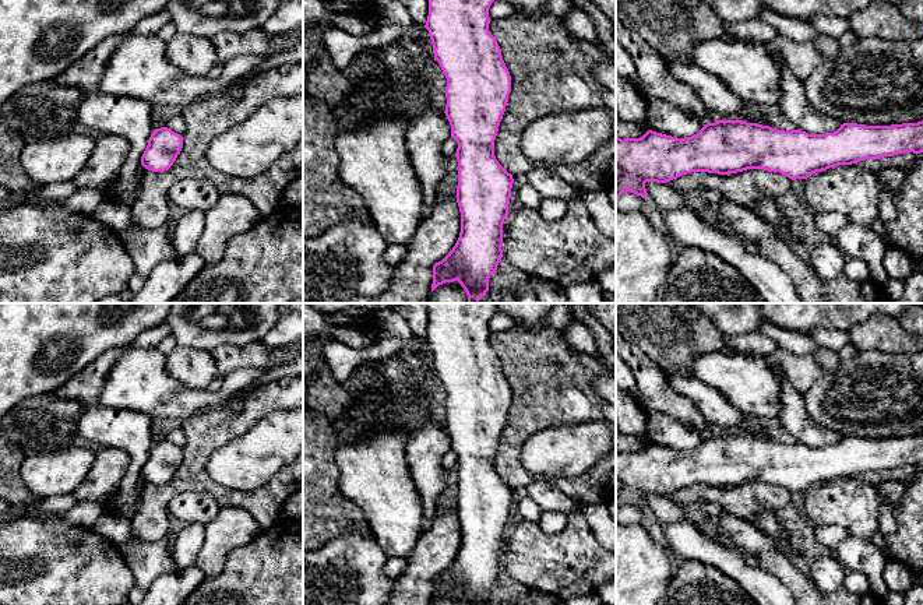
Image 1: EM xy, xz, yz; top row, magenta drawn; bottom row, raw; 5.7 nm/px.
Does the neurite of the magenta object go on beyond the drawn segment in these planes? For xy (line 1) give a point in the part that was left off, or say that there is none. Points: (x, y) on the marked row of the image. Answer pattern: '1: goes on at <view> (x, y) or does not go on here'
1: does not go on here

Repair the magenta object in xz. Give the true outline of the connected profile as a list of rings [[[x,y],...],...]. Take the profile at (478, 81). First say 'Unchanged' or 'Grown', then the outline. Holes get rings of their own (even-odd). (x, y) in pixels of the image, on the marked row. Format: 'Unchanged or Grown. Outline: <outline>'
Unchanged. Outline: [[[429,0],[424,28],[433,43],[434,59],[445,78],[445,116],[451,138],[458,144],[457,203],[461,212],[461,232],[452,250],[433,265],[431,292],[445,282],[458,281],[468,295],[468,303],[479,303],[489,291],[489,278],[503,256],[503,224],[508,215],[512,175],[494,156],[494,140],[503,119],[511,75],[501,49],[489,31],[489,8],[494,0]]]

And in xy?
Unchanged. Outline: [[[168,127],[154,130],[141,156],[141,165],[152,172],[168,170],[183,148],[183,137]]]

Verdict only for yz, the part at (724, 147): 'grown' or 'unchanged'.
unchanged

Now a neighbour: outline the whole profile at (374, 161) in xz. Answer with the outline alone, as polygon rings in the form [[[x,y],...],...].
[[[395,108],[355,129],[338,126],[339,177],[364,200],[387,246],[406,247],[422,221],[423,194],[405,141],[408,119]]]

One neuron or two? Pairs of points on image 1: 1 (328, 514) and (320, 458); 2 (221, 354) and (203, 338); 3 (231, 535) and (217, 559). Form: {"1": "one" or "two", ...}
{"1": "one", "2": "two", "3": "one"}

